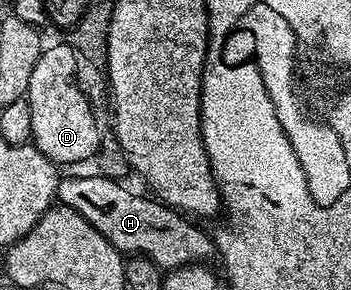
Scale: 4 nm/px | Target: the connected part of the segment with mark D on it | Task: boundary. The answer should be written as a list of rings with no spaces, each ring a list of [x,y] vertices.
[[[48,45],[37,60],[37,68],[33,68],[27,89],[26,100],[33,115],[31,142],[50,162],[63,168],[86,158],[94,159],[100,145],[101,128],[95,123],[97,114],[76,82],[77,72],[76,54],[71,46]]]

